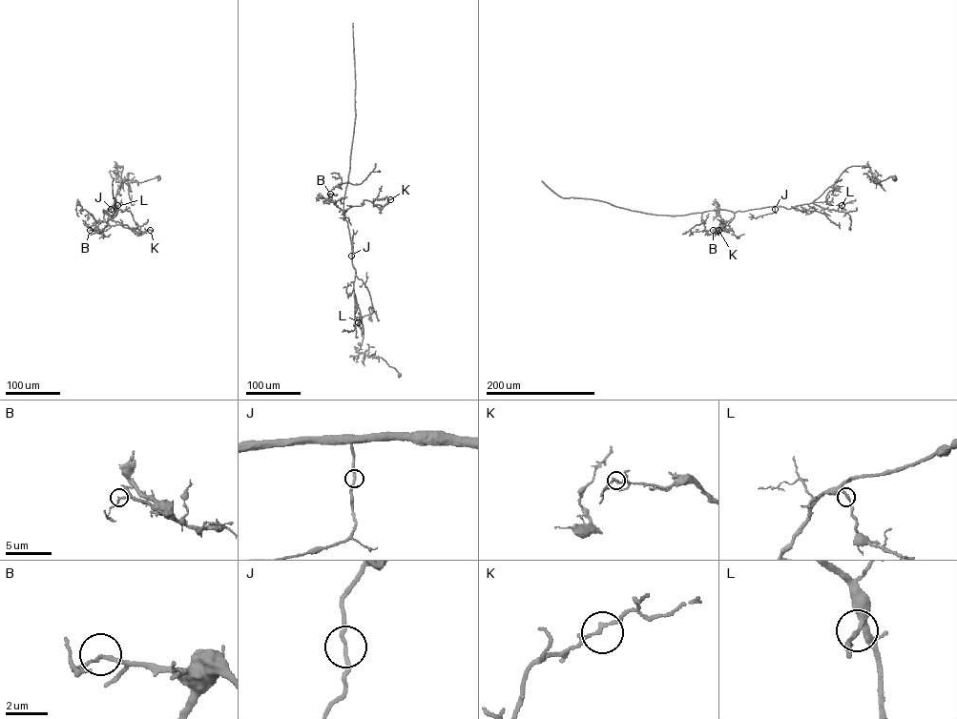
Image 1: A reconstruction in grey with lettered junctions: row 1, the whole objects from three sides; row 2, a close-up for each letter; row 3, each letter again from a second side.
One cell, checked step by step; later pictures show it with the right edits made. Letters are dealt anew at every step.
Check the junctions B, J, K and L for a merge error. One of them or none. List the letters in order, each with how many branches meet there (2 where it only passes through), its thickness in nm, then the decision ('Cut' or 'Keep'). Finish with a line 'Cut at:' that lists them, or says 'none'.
B: Branches: 2. Thickness 160 nm. Keep
J: Branches: 2. Thickness 180 nm. Keep
K: Branches: 2. Thickness 150 nm. Keep
L: Branches: 2. Thickness 180 nm. Keep
Cut at: none

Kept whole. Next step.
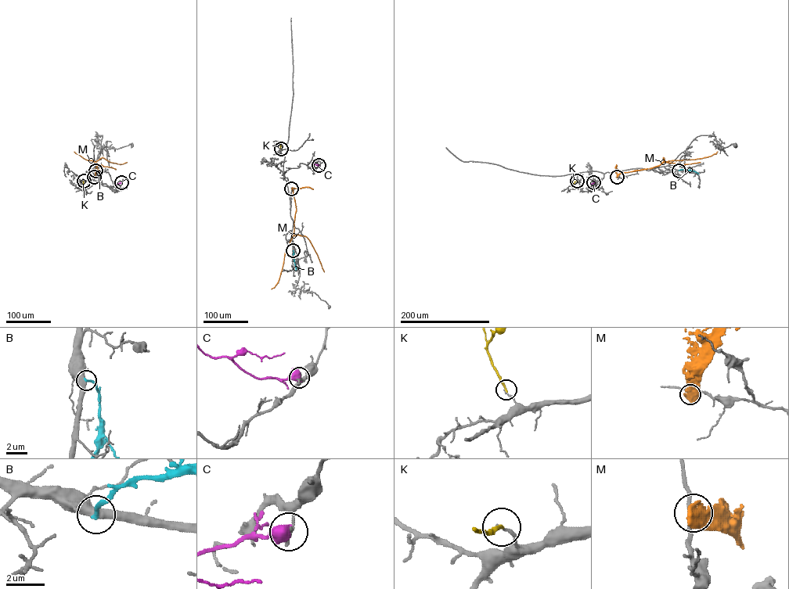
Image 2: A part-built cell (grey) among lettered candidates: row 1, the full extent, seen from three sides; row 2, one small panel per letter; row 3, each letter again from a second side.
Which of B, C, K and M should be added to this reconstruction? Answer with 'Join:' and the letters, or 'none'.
Join: none

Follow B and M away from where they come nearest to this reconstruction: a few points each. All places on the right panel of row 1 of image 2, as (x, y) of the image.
B: (679, 170), (687, 170), (698, 174)
M: (617, 177), (620, 174), (650, 168), (667, 161), (707, 157), (717, 152)

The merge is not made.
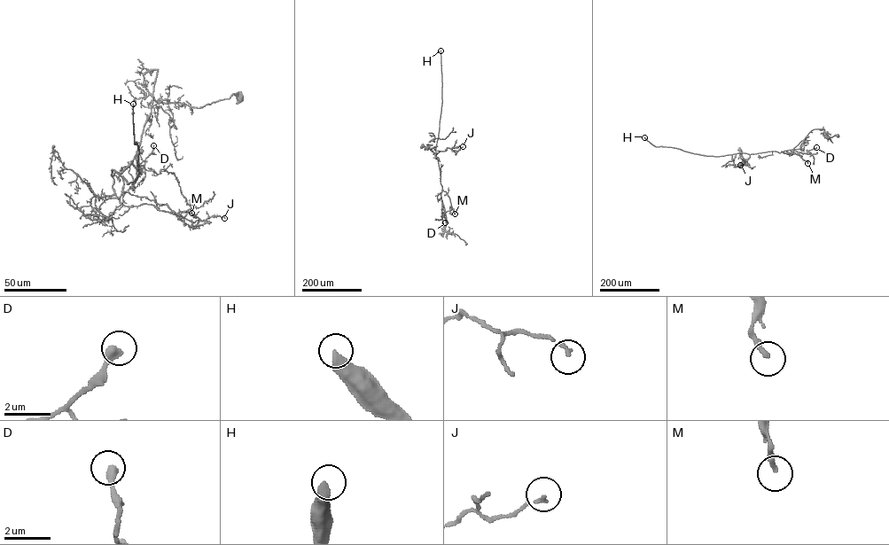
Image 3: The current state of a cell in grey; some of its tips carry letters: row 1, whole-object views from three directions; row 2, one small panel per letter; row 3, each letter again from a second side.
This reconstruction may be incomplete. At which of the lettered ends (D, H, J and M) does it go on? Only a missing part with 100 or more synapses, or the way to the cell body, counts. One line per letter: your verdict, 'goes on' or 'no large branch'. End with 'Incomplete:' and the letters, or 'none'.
D: no large branch
H: goes on
J: no large branch
M: no large branch
Incomplete: H

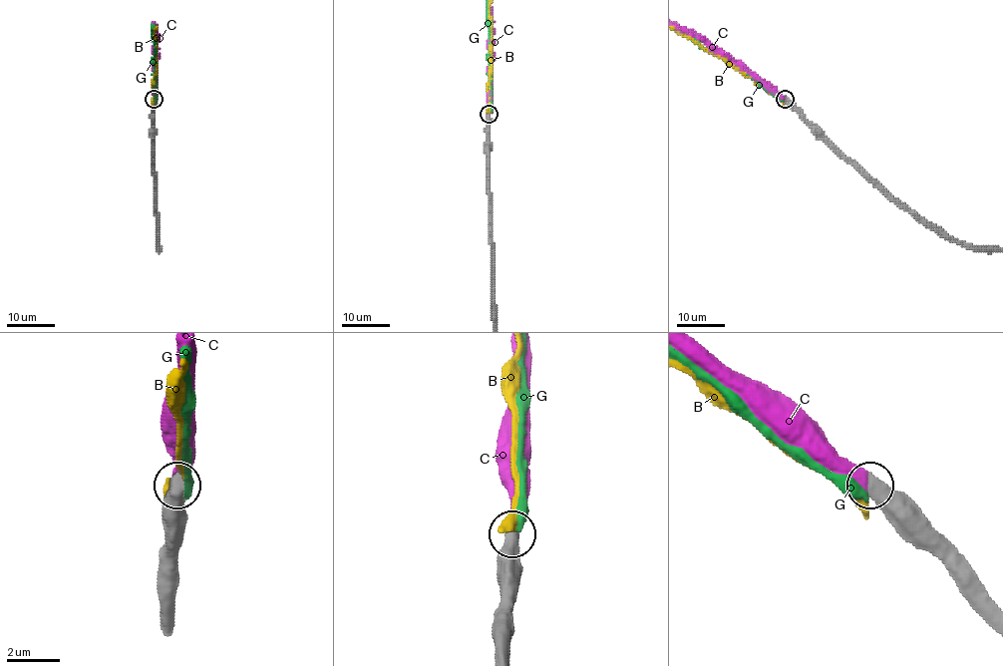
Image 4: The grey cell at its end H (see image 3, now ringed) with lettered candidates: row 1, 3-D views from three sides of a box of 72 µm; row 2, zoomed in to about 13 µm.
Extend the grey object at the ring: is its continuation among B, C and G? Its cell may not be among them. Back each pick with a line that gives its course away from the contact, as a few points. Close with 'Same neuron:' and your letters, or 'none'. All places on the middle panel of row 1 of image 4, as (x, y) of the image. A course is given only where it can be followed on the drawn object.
Same neuron: C

